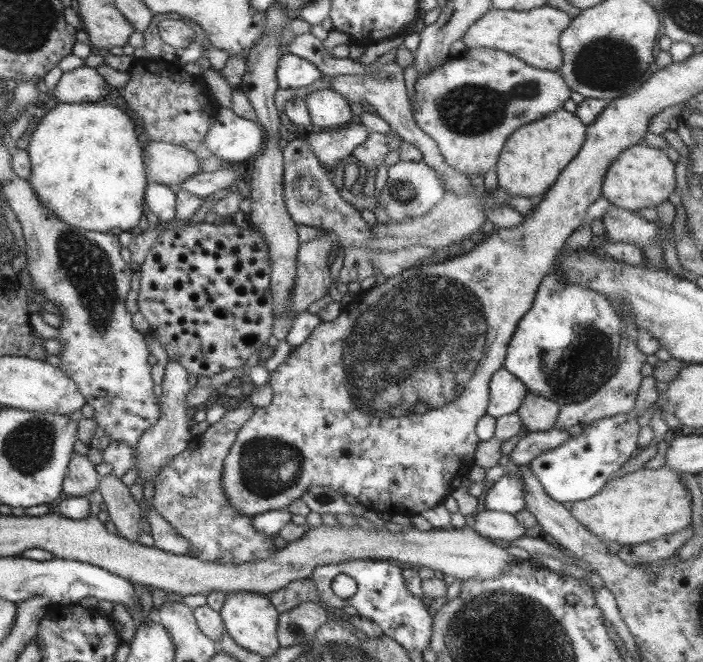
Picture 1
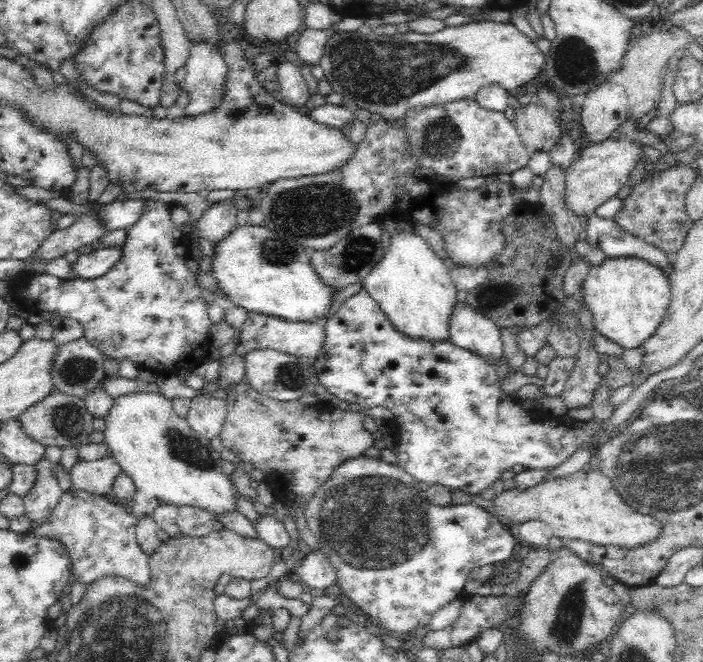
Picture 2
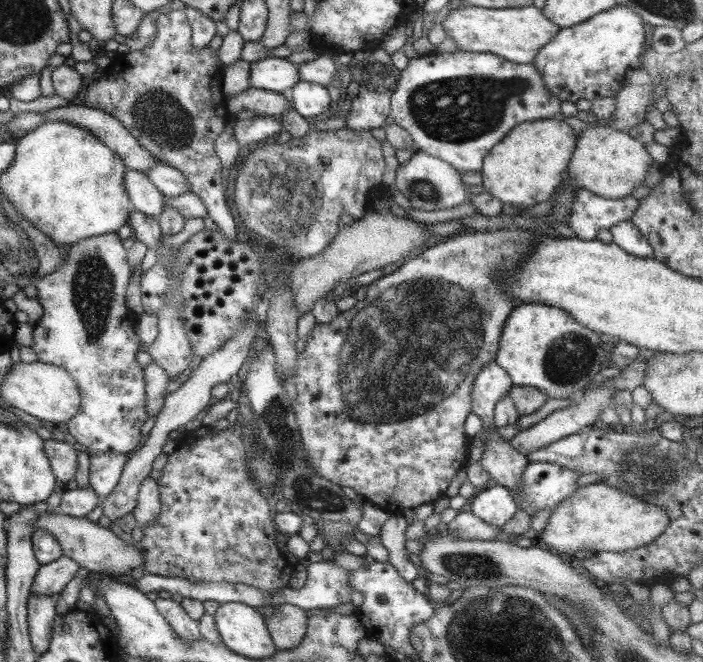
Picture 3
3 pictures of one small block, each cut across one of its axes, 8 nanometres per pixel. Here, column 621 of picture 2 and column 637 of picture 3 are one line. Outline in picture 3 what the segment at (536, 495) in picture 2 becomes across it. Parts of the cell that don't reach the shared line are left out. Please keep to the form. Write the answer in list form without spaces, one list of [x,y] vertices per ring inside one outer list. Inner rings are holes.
[[[598,482],[577,487],[573,494],[557,504],[544,528],[533,535],[533,538],[542,547],[555,548],[569,555],[573,555],[576,550],[619,552],[639,549],[640,546],[653,542],[665,530],[667,522],[669,517],[661,508]]]

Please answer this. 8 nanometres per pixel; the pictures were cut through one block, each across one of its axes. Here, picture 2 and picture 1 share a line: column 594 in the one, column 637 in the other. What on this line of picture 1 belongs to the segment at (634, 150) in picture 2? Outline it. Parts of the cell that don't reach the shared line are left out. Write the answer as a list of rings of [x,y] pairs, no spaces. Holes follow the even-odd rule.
[[[642,144],[628,146],[605,169],[600,195],[611,204],[637,212],[644,208],[657,208],[675,187],[674,164],[661,150]]]

